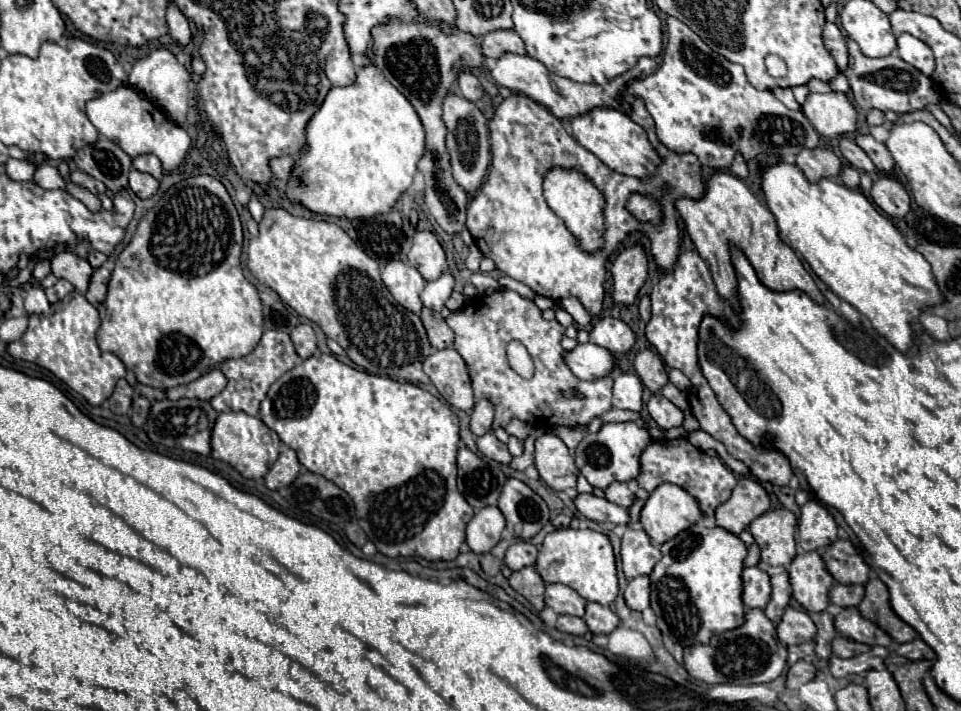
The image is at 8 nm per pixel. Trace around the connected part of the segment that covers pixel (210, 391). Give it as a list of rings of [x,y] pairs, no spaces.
[[[213,369],[193,383],[169,389],[167,397],[173,399],[173,401],[181,399],[181,397],[197,397],[197,399],[203,399],[203,401],[211,401],[215,395],[219,395],[225,389],[225,385],[227,385],[227,377],[223,377],[223,371]]]

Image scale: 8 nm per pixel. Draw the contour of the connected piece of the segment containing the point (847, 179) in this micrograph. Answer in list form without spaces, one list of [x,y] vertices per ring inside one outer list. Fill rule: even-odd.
[[[847,167],[847,169],[843,169],[841,177],[843,177],[843,183],[845,183],[847,187],[851,187],[851,189],[857,189],[857,187],[859,187],[859,171],[857,171],[857,169]]]

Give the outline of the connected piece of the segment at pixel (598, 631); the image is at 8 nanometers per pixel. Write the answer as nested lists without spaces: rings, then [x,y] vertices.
[[[587,603],[583,619],[593,635],[609,635],[615,627],[619,627],[619,617],[611,611],[611,607],[599,603]]]

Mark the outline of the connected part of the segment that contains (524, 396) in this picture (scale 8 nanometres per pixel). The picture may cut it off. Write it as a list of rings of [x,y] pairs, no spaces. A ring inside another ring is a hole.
[[[499,289],[491,295],[477,295],[463,309],[447,317],[447,325],[455,333],[453,349],[467,363],[471,385],[477,399],[487,399],[495,407],[493,429],[505,427],[511,419],[521,419],[533,427],[551,429],[555,425],[565,427],[587,427],[593,417],[603,415],[611,409],[611,387],[613,377],[597,381],[583,381],[575,377],[563,361],[561,339],[565,327],[559,321],[545,321],[541,309],[519,293]],[[509,341],[521,341],[535,363],[531,379],[519,377],[507,361],[505,347]]]

